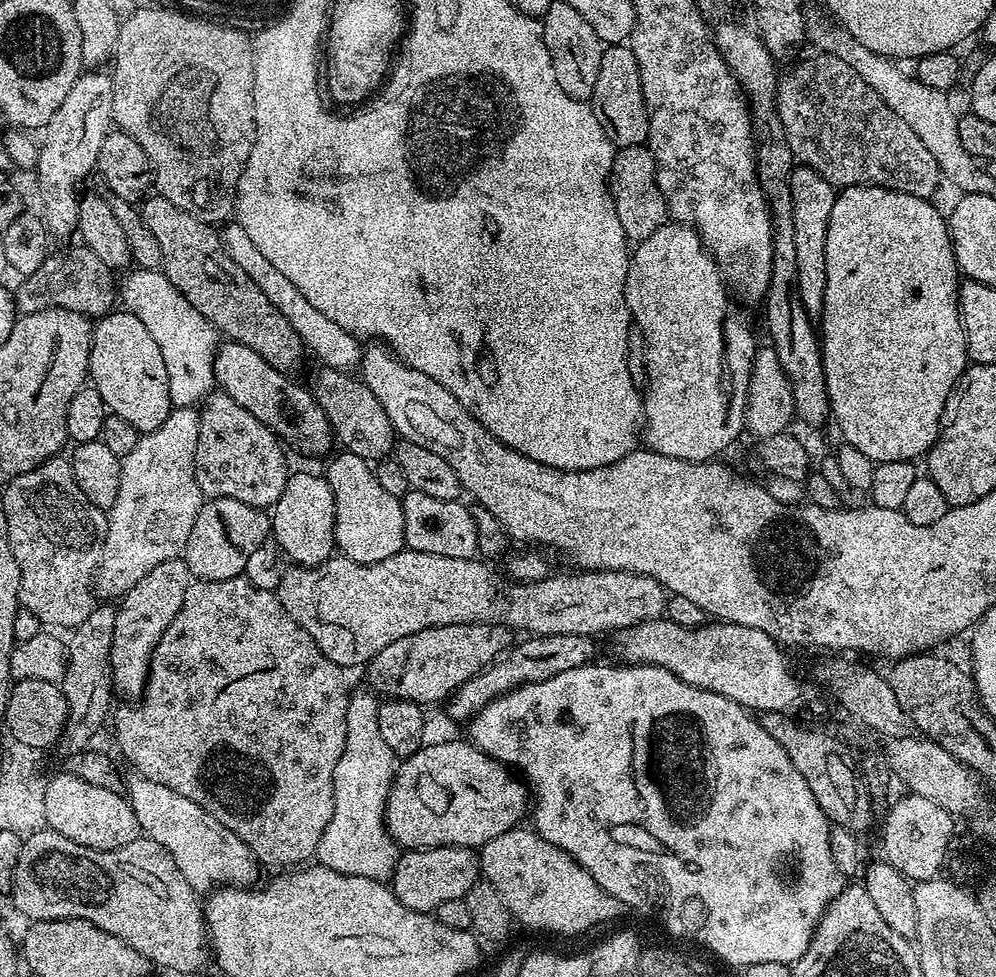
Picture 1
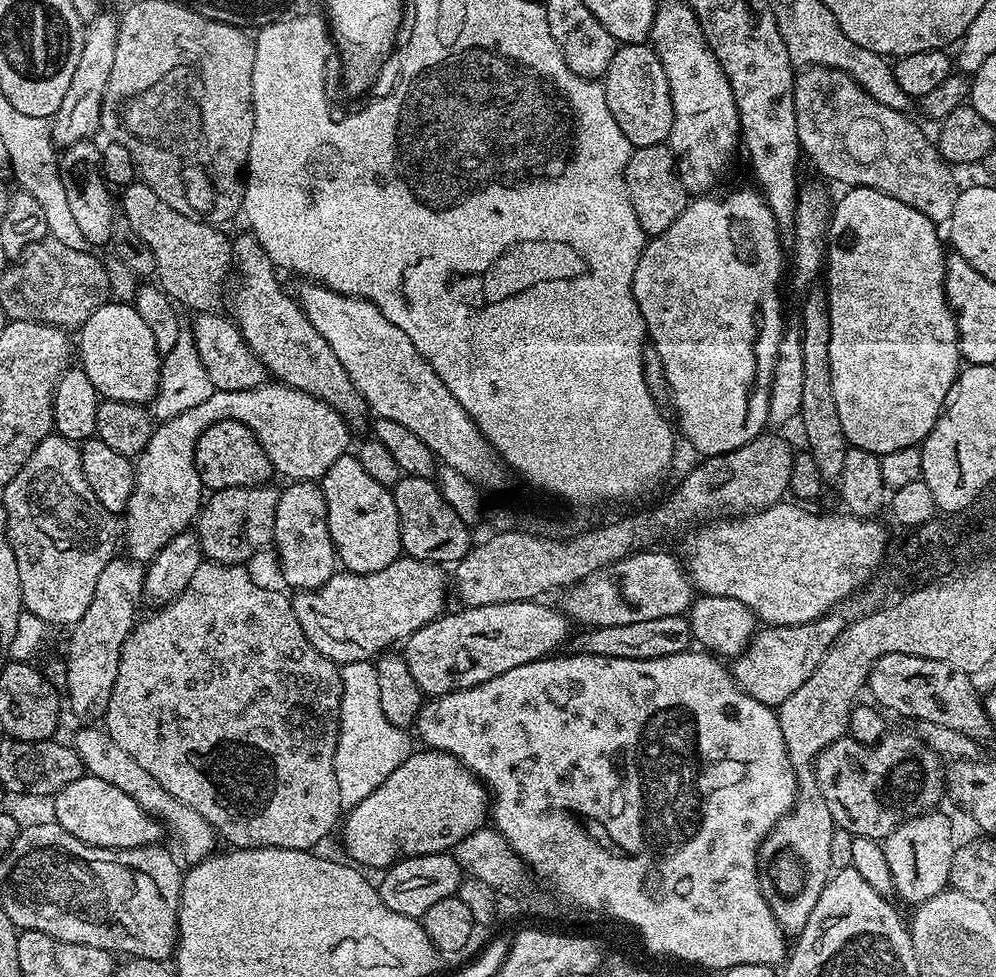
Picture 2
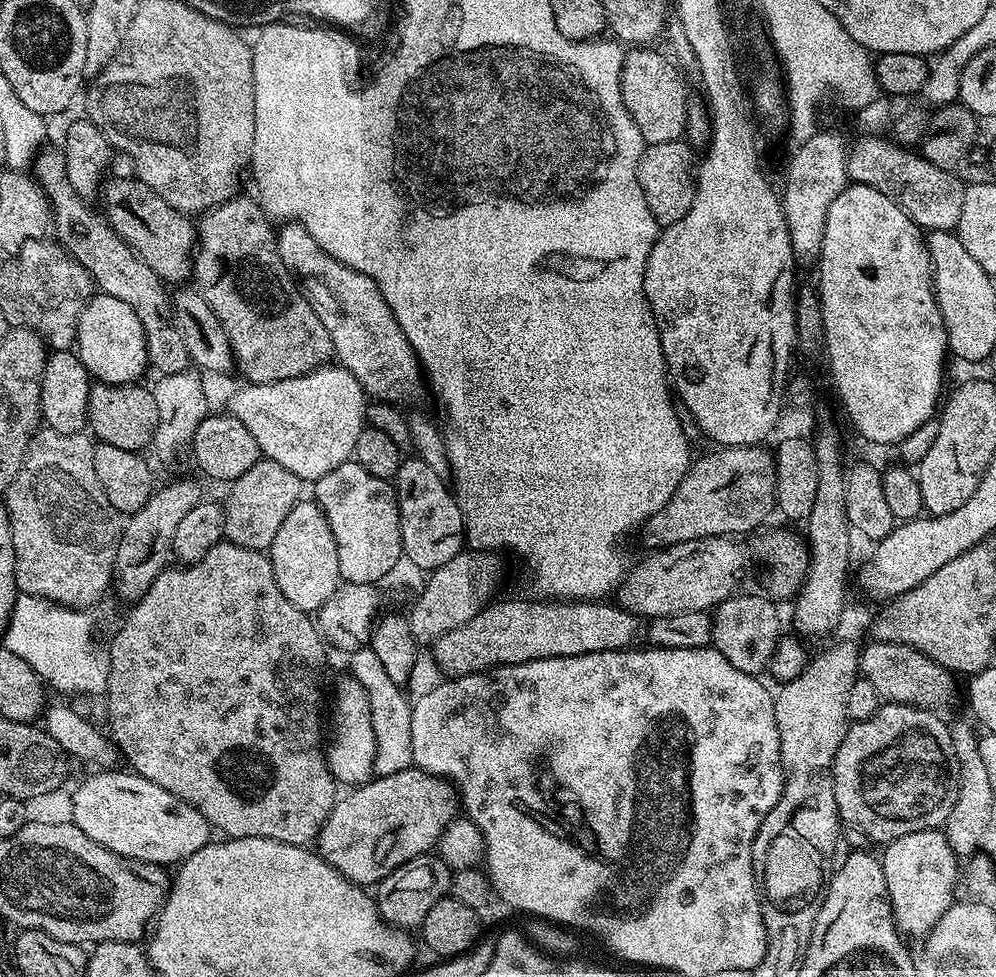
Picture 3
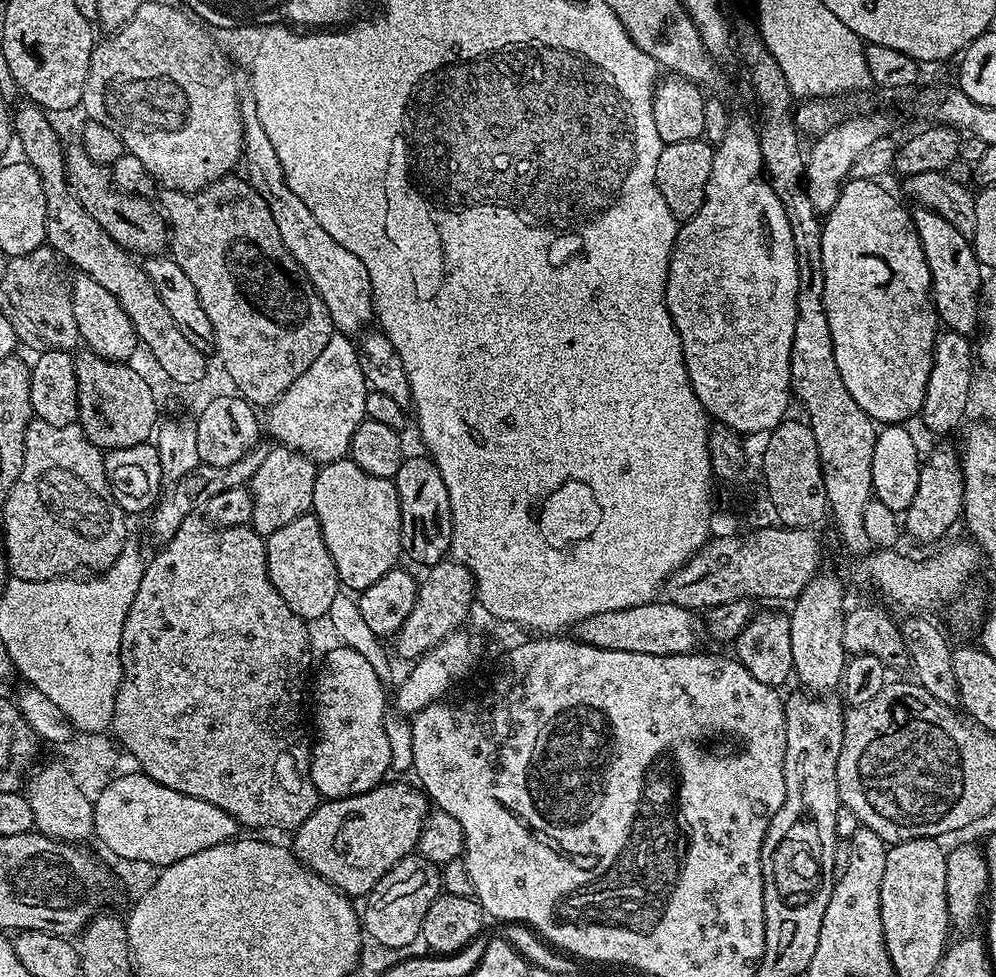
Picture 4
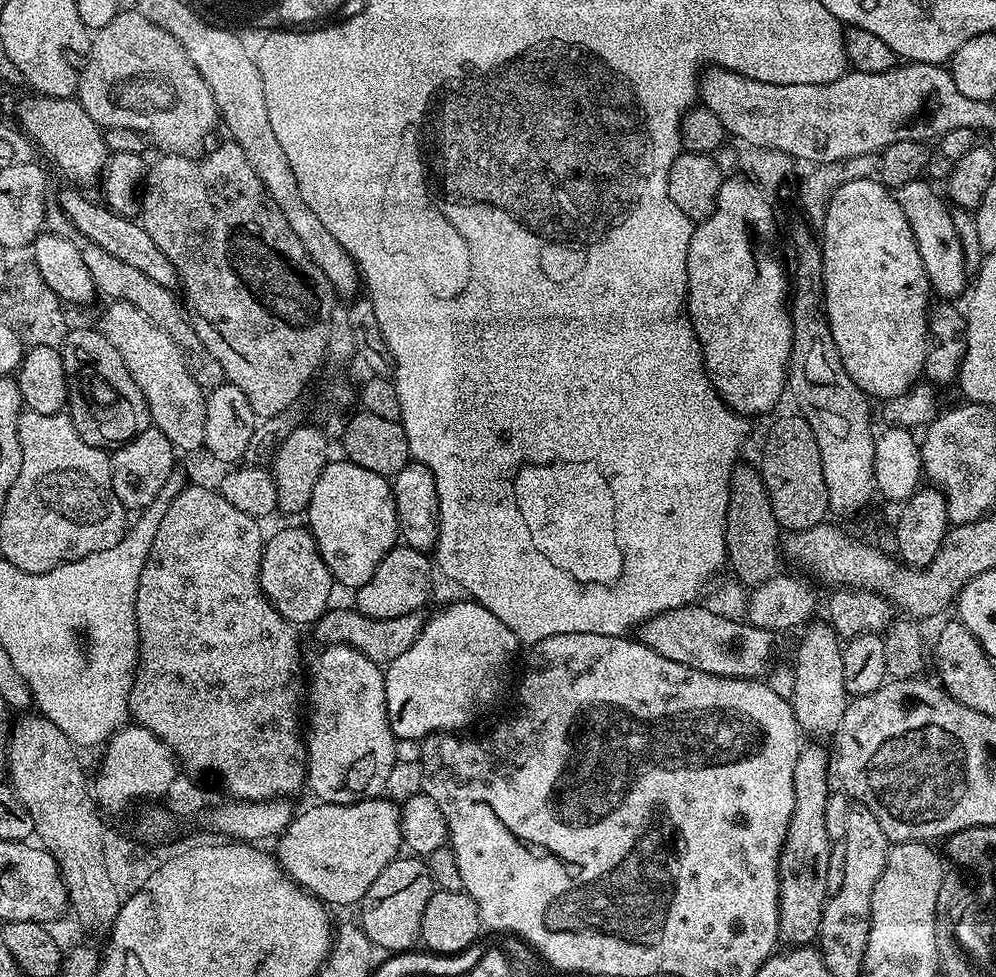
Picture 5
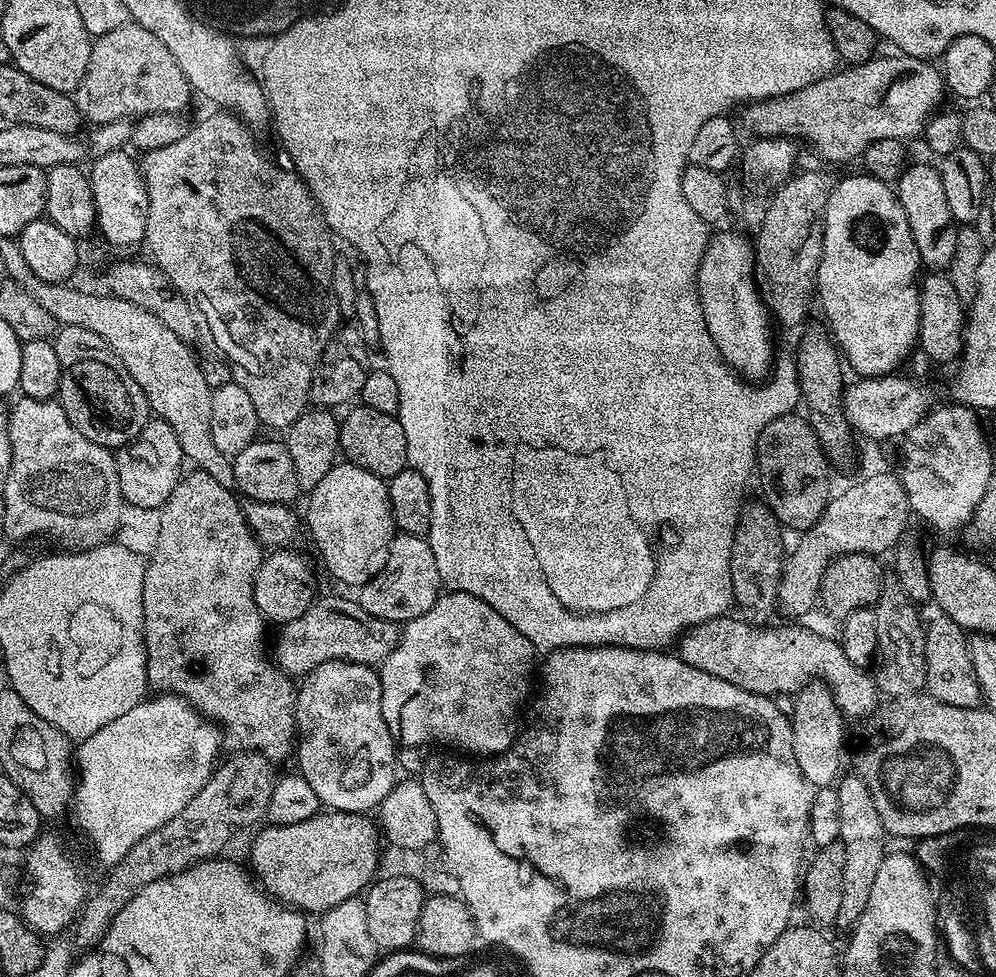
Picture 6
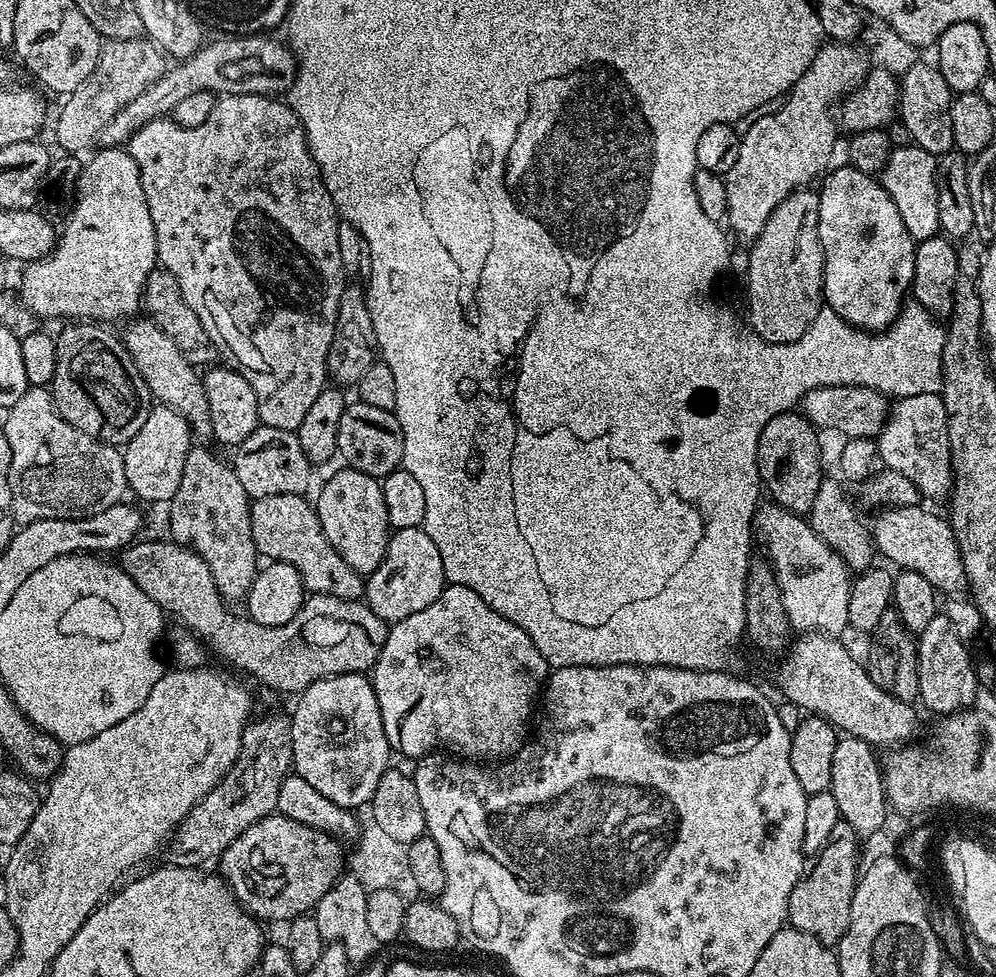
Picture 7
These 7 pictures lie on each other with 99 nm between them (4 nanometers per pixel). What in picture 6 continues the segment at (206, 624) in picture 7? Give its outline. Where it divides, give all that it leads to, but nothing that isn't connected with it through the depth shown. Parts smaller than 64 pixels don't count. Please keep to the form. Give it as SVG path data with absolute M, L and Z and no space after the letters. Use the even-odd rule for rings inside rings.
M328 596L313 600L302 615L279 629L276 636L274 663L287 676L303 678L327 660L345 660L355 664L379 666L392 653L400 641L402 628L397 621L374 618L366 614L355 599Z

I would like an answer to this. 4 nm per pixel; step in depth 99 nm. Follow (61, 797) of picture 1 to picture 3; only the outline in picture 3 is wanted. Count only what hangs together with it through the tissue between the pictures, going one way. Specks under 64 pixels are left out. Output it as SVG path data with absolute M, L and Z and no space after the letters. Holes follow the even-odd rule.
M96 770L89 780L82 781L72 792L72 823L78 826L78 830L82 830L82 834L86 834L86 838L94 838L94 842L114 854L122 854L122 858L134 858L138 862L161 866L176 866L189 860L213 839L212 825L198 809L190 806L190 802L182 802L182 798L170 794L170 790L162 790L162 786L142 778L137 772L114 771L116 770Z

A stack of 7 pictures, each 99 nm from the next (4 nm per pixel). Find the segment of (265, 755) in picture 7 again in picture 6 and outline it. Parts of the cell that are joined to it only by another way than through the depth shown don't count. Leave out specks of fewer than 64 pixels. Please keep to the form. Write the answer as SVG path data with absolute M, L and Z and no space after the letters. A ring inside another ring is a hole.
M259 751L240 752L228 759L225 757L213 771L206 786L202 786L202 790L198 790L198 794L194 794L194 798L190 798L190 802L186 802L186 806L182 806L182 810L178 810L170 822L146 834L138 846L131 848L118 863L107 869L108 877L104 885L94 895L89 895L73 925L74 944L78 951L91 951L100 944L122 906L126 906L126 902L130 902L130 898L134 898L134 894L141 892L151 880L173 876L204 860L219 857L228 839L239 828L248 828L256 823L259 825L265 819L274 783L273 765Z

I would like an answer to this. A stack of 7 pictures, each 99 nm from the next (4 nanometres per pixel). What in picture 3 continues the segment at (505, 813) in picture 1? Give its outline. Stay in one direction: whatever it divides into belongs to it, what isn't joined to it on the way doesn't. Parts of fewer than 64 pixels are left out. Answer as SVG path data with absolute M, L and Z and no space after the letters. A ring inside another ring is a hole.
M415 766L398 770L389 776L376 776L369 779L367 784L345 792L348 793L345 796L343 793L337 799L326 818L324 828L316 835L314 848L326 863L334 866L334 870L338 870L353 884L361 886L375 886L398 866L419 856L429 855L439 845L441 834L458 812L458 793L455 787L443 776L423 772Z

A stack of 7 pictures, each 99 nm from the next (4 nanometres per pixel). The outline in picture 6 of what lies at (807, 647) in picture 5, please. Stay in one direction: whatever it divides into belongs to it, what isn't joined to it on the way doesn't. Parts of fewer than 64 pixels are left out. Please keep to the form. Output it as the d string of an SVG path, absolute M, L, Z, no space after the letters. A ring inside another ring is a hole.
M813 682L795 693L794 712L790 719L794 758L798 758L798 770L802 770L806 783L813 789L835 785L841 775L840 759L844 756L846 717L836 705L828 686Z

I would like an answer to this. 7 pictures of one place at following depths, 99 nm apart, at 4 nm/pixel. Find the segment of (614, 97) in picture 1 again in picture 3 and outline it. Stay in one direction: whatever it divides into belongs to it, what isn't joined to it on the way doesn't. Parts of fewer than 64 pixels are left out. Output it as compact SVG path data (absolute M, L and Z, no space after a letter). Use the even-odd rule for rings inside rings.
M636 46L625 55L624 70L620 75L620 85L622 86L624 107L634 118L640 133L644 138L645 145L657 144L658 142L670 142L679 140L688 130L688 88L684 85L684 76L652 46Z

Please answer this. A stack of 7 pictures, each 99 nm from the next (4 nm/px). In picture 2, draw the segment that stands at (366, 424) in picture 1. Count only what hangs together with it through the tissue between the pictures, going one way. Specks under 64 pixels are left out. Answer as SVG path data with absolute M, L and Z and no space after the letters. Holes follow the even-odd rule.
M245 234L245 236L235 237L234 272L240 277L237 278L236 289L232 292L231 319L238 325L242 338L248 343L250 350L254 350L254 354L261 360L269 373L279 383L287 384L290 388L300 388L306 394L326 402L349 422L362 419L364 412L366 413L362 394L356 389L354 382L350 382L350 374L346 374L346 370L342 370L342 362L338 362L334 350L330 350L330 342L326 342L326 338L322 338L322 334L318 334L318 330L314 330L310 318L299 303L293 297L292 300L288 297L287 290L280 285L280 280L276 277L277 269L256 236Z

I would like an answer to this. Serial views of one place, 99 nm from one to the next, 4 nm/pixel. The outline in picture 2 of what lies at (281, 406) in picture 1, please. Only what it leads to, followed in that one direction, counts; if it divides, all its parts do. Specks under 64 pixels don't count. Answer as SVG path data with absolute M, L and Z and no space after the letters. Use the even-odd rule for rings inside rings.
M217 311L201 312L195 317L196 321L190 325L192 341L198 350L198 358L202 358L202 366L206 366L206 374L210 374L210 382L217 392L237 392L258 388L269 379L270 373L261 360L256 357L254 350L242 338L239 327L227 315L220 315Z

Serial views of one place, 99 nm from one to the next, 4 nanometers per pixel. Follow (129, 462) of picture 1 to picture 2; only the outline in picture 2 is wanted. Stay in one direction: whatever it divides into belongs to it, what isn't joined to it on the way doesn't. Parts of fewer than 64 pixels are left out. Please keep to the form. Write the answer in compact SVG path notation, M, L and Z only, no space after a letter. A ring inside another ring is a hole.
M266 382L258 388L238 390L237 392L212 391L206 402L198 402L198 406L190 406L182 414L174 418L157 423L152 429L150 442L145 446L135 461L136 477L134 490L130 494L127 512L122 516L122 544L128 547L127 555L139 562L150 562L179 532L187 532L193 527L194 521L199 517L202 507L202 485L200 475L196 473L196 443L198 438L210 426L219 420L235 418L249 428L260 440L268 457L272 459L273 469L285 476L285 481L298 480L319 481L321 476L338 462L340 456L349 451L348 428L349 421L345 420L326 402L306 394L300 388L290 388L287 384L279 382Z

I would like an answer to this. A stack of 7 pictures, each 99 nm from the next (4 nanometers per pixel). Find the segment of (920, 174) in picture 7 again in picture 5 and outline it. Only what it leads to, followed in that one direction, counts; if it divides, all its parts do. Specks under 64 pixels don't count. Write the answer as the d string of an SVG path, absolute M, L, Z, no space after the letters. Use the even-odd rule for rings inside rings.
M927 179L911 180L895 189L894 195L898 206L902 206L902 214L906 214L906 222L910 222L910 230L914 234L914 242L918 246L918 254L922 254L924 269L933 293L936 292L941 301L955 301L955 296L963 297L970 284L970 274L964 265L962 238L954 226L952 208L943 195L932 189Z

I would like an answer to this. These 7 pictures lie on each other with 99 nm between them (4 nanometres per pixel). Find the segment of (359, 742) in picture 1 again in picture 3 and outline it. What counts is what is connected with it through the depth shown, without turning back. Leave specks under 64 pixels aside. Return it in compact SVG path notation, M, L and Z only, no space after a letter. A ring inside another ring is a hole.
M371 646L355 649L347 660L347 671L364 687L370 698L370 726L373 727L376 743L373 773L376 776L389 776L398 770L413 767L412 747L410 746L412 704L404 697L405 689L392 681L390 674L382 666L382 662L378 662L378 654L374 654Z

